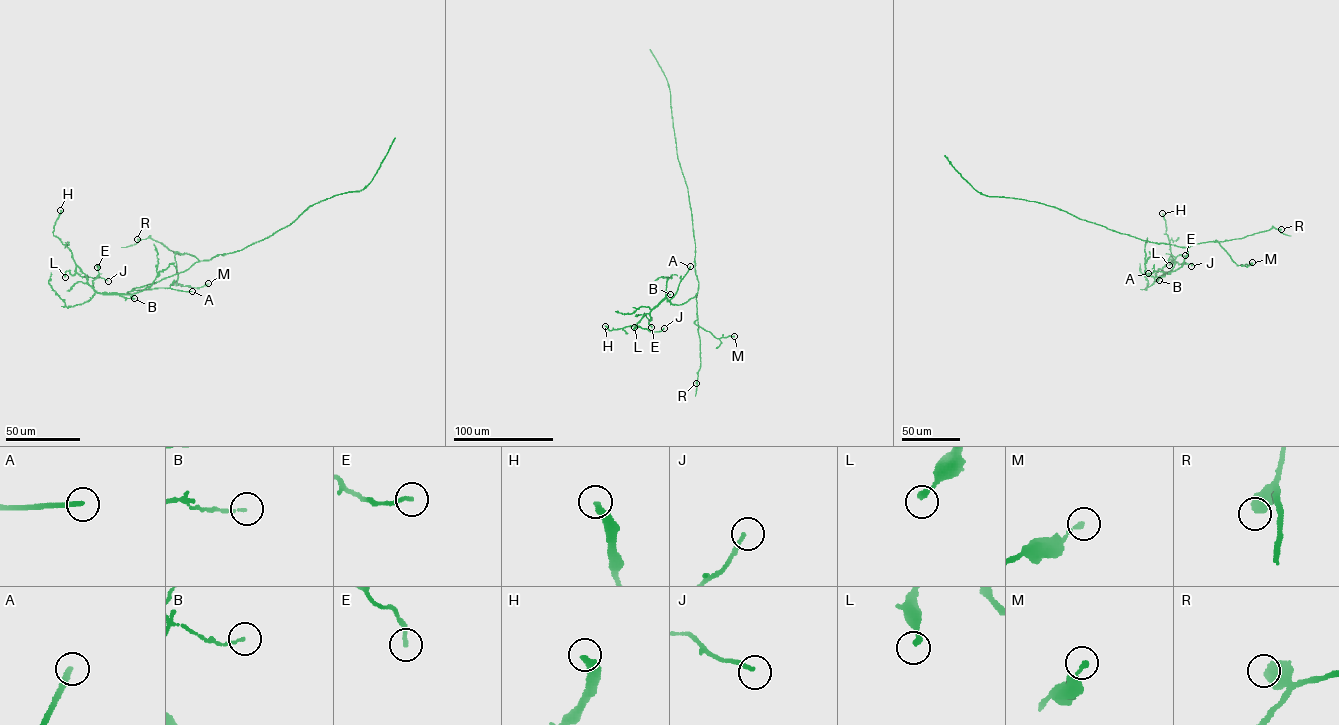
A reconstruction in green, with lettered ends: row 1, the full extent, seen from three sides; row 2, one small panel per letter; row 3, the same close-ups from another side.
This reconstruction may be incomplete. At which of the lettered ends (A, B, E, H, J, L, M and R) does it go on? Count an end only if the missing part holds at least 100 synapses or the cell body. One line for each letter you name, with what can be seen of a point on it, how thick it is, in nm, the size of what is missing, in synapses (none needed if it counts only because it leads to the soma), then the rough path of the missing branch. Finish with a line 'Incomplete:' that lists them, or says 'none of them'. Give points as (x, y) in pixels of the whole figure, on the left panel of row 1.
A: (192, 291) | 240 nm | (192, 291), (202, 293), (207, 300), (185, 324), (207, 311)
Incomplete: A

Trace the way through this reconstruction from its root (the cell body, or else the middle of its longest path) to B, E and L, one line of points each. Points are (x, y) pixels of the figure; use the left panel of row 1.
B: (244, 248), (196, 262), (182, 272), (120, 295), (134, 298)
E: (244, 248), (196, 262), (183, 271), (133, 288), (128, 294), (95, 291), (92, 282), (98, 275), (97, 267)
L: (244, 248), (196, 262), (128, 294), (99, 293), (77, 266), (73, 275), (67, 271), (65, 277)

